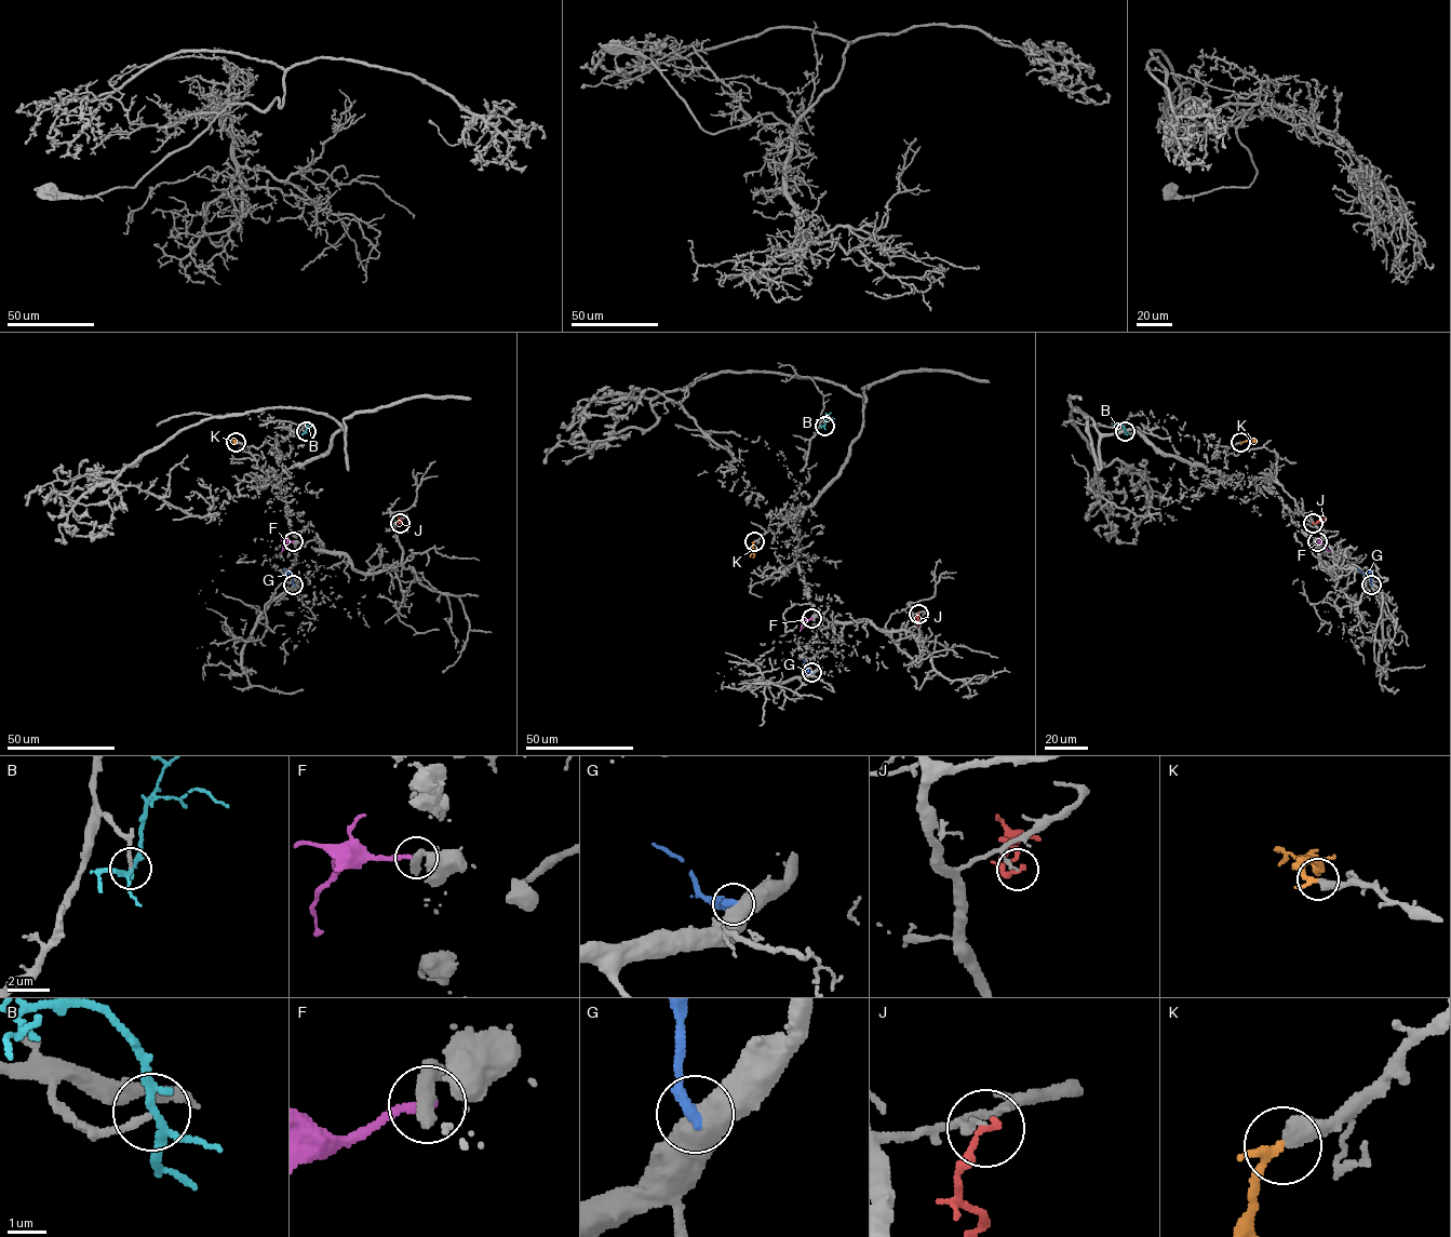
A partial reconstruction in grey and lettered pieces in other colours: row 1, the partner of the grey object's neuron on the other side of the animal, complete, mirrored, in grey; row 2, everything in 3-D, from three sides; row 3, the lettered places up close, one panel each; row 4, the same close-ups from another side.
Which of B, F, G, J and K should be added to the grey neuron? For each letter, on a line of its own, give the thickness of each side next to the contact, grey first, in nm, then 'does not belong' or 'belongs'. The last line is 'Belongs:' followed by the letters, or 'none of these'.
B: calibres 170 and 180 nm; belongs
F: calibres 500 and 220 nm; does not belong
G: calibres 600 and 320 nm; does not belong
J: calibres 170 and 200 nm; does not belong
K: calibres 440 and 260 nm; belongs
Belongs: B, K

